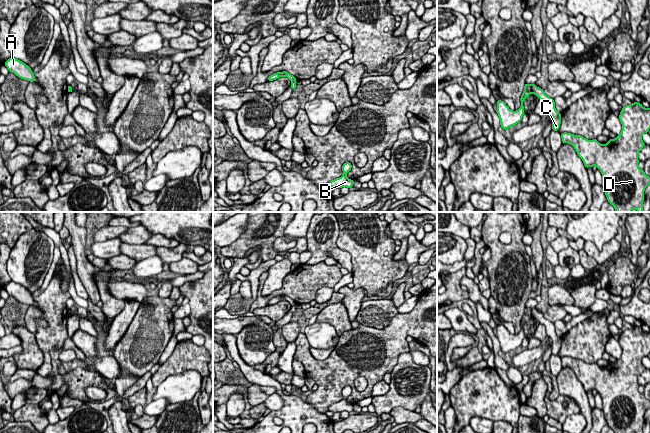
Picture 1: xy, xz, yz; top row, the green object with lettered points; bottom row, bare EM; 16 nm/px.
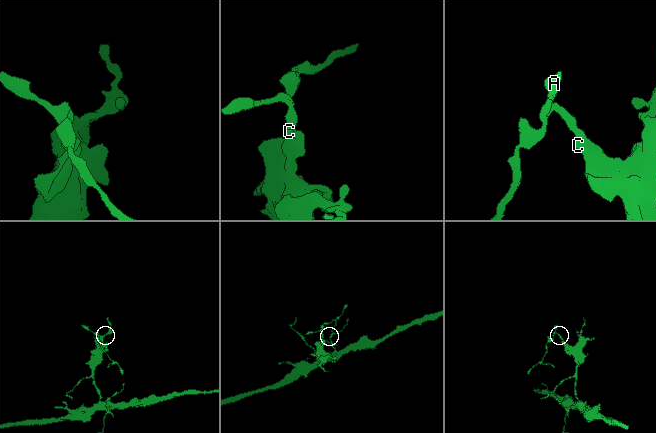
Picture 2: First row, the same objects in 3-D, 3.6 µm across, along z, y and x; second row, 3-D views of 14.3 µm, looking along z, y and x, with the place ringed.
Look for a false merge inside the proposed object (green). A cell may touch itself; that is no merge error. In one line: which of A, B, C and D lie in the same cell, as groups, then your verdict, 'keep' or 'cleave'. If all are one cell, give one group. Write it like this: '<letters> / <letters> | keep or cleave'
A / B C D | cleave

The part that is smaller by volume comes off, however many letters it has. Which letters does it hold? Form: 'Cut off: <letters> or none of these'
Cut off: A

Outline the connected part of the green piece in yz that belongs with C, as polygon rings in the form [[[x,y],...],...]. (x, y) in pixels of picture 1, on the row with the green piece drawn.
[[[536,84],[531,85],[531,92],[532,94],[536,95],[539,100],[543,100],[546,104],[547,112],[550,113],[553,117],[552,121],[552,130],[558,131],[560,124],[561,124],[561,113],[558,113],[555,108],[555,102],[554,99],[550,98],[544,93],[544,90],[537,87]]]

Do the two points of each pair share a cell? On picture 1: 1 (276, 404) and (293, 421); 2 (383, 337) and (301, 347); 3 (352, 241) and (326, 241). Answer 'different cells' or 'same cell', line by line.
1: different cells
2: same cell
3: different cells

